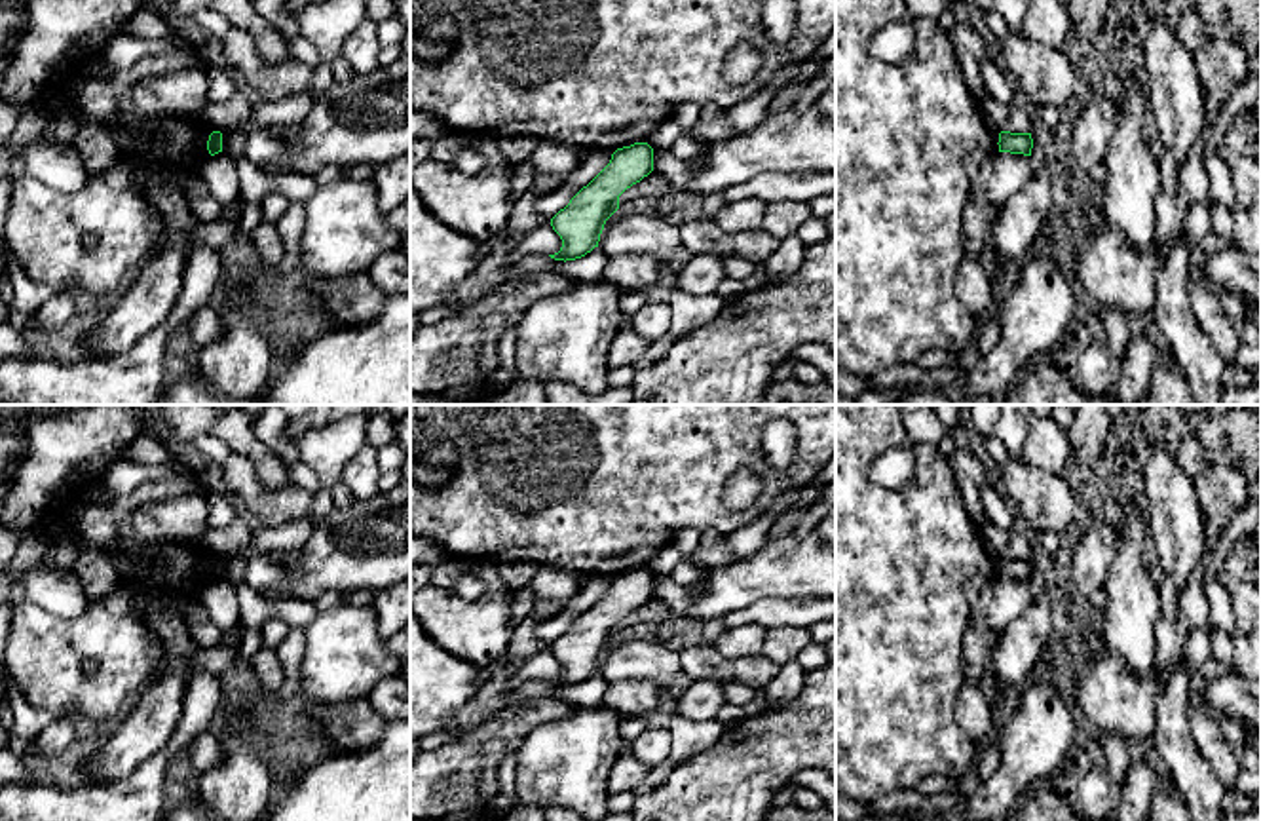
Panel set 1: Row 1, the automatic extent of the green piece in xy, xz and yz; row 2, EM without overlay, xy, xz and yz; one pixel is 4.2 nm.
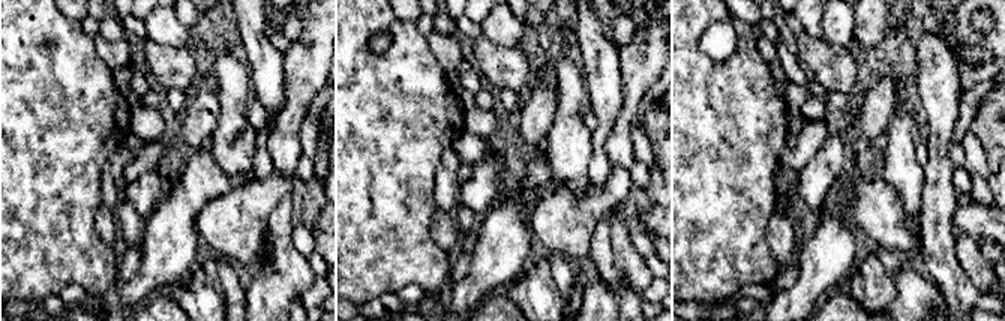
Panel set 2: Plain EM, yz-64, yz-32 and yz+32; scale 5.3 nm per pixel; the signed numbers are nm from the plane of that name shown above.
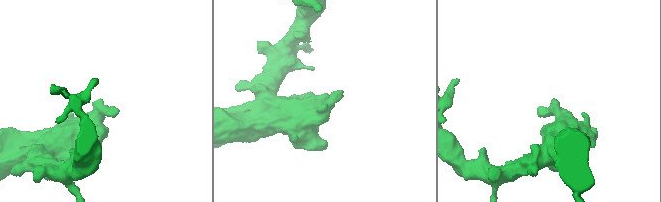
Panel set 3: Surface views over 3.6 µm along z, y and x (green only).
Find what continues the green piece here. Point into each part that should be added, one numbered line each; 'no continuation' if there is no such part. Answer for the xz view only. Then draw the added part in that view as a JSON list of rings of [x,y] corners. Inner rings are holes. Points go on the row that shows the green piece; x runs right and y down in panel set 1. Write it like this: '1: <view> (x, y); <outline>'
no continuation

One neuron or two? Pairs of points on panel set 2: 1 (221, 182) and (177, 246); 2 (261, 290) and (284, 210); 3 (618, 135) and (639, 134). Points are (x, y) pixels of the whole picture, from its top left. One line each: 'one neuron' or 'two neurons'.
1: one neuron
2: one neuron
3: two neurons

